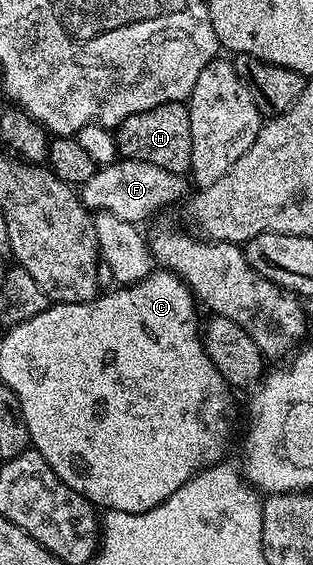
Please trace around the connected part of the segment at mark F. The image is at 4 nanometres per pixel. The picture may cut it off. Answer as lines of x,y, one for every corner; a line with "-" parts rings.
118,158
114,163
98,166
91,181
80,184
79,198
90,212
114,214
123,222
141,225
144,219
151,218
160,207
176,199
184,200
190,194
189,187
190,180
184,174
168,171
147,161

